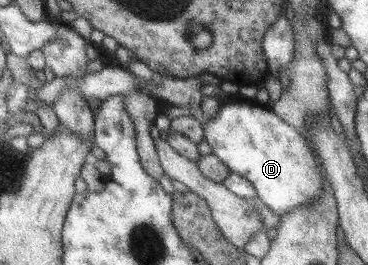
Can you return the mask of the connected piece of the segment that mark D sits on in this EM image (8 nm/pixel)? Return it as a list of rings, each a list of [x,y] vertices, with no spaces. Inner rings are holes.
[[[242,101],[225,104],[220,107],[213,119],[207,118],[203,126],[204,139],[211,145],[212,154],[215,154],[230,172],[241,174],[250,180],[263,204],[280,217],[298,206],[312,204],[324,193],[324,178],[318,164],[315,164],[306,138],[294,126],[277,116],[270,106],[260,104],[253,106]]]

